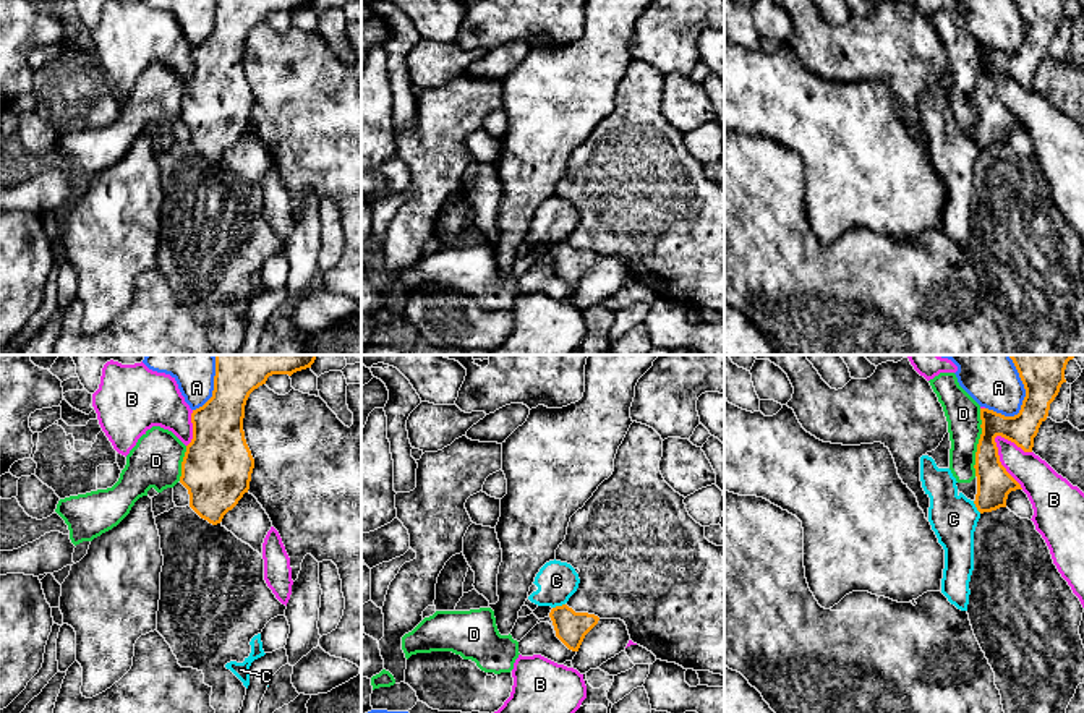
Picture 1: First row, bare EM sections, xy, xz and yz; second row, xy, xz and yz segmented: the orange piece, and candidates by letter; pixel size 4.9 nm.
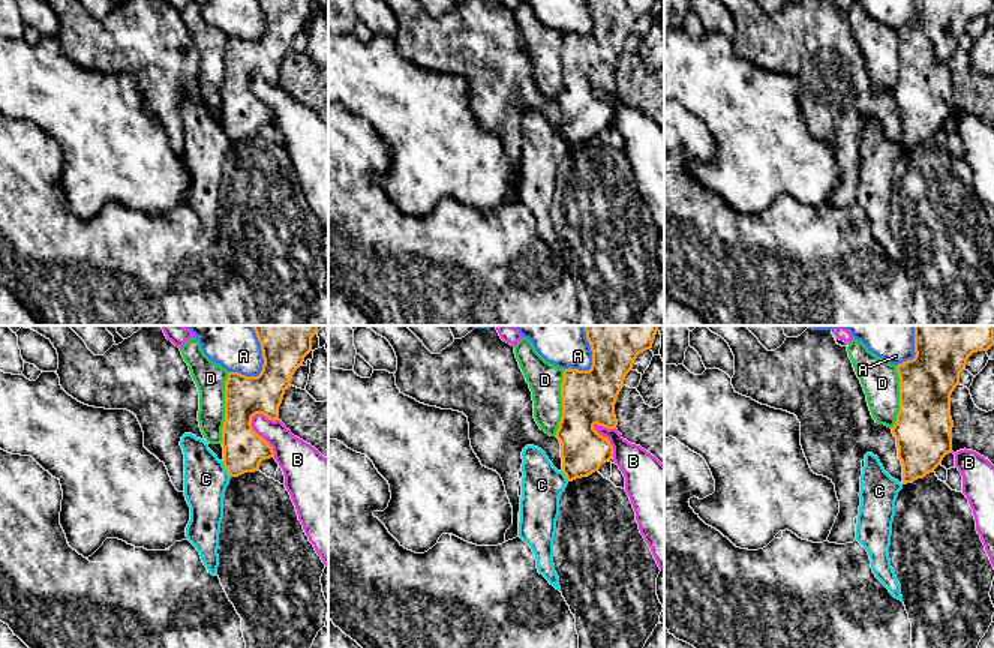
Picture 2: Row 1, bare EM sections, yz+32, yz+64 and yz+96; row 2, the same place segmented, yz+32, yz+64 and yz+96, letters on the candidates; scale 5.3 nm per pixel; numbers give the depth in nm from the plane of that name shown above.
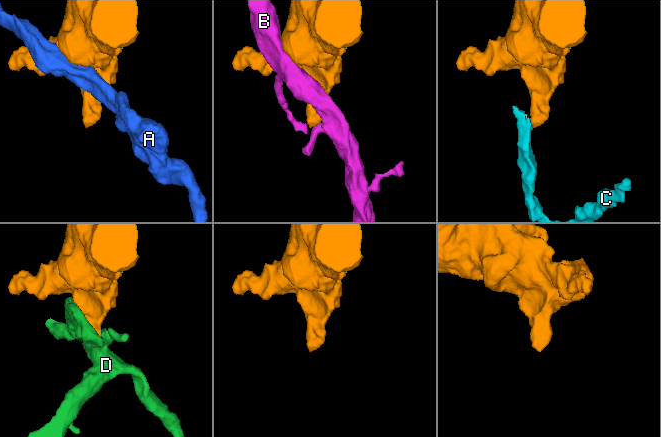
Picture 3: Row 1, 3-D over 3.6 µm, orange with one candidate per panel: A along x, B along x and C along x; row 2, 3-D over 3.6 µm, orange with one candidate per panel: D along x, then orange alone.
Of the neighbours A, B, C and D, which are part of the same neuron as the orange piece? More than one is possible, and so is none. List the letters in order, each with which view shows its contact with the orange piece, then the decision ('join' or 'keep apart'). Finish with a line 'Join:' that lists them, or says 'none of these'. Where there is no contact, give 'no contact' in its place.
A: contact in yz; keep apart
B: contact in yz; keep apart
C: contact in xz; keep apart
D: contact in yz; keep apart
Join: none of these

